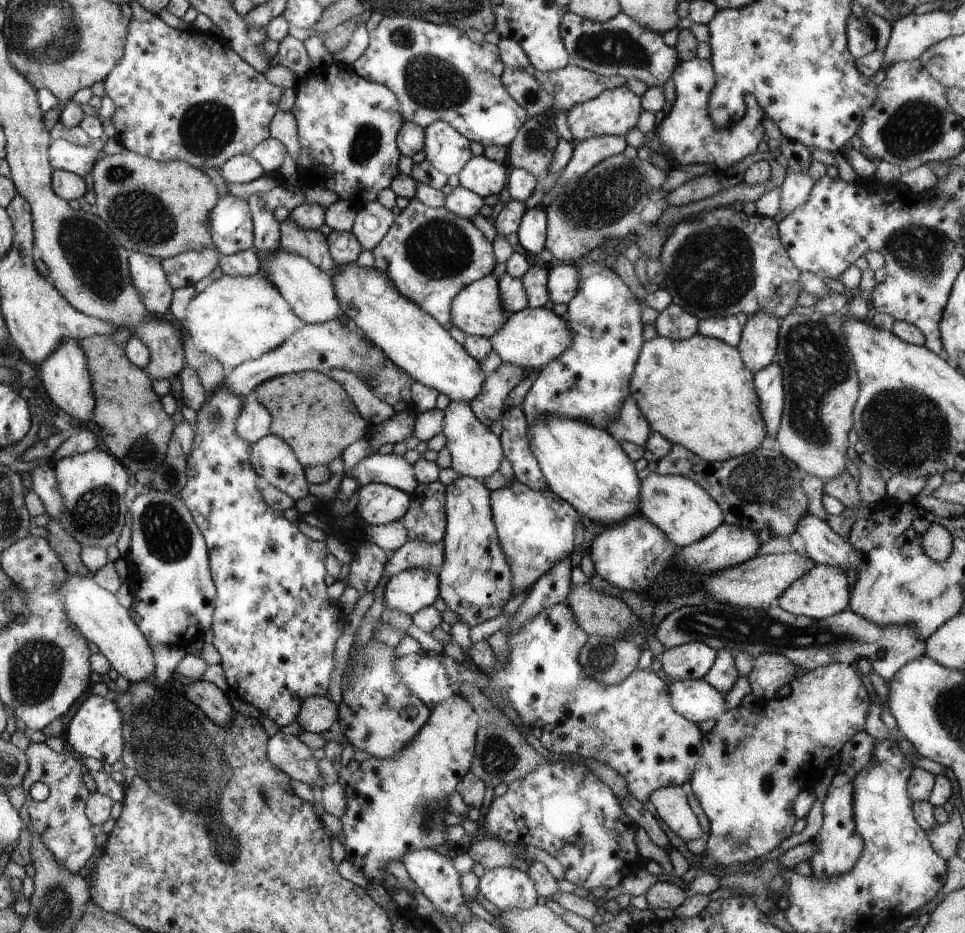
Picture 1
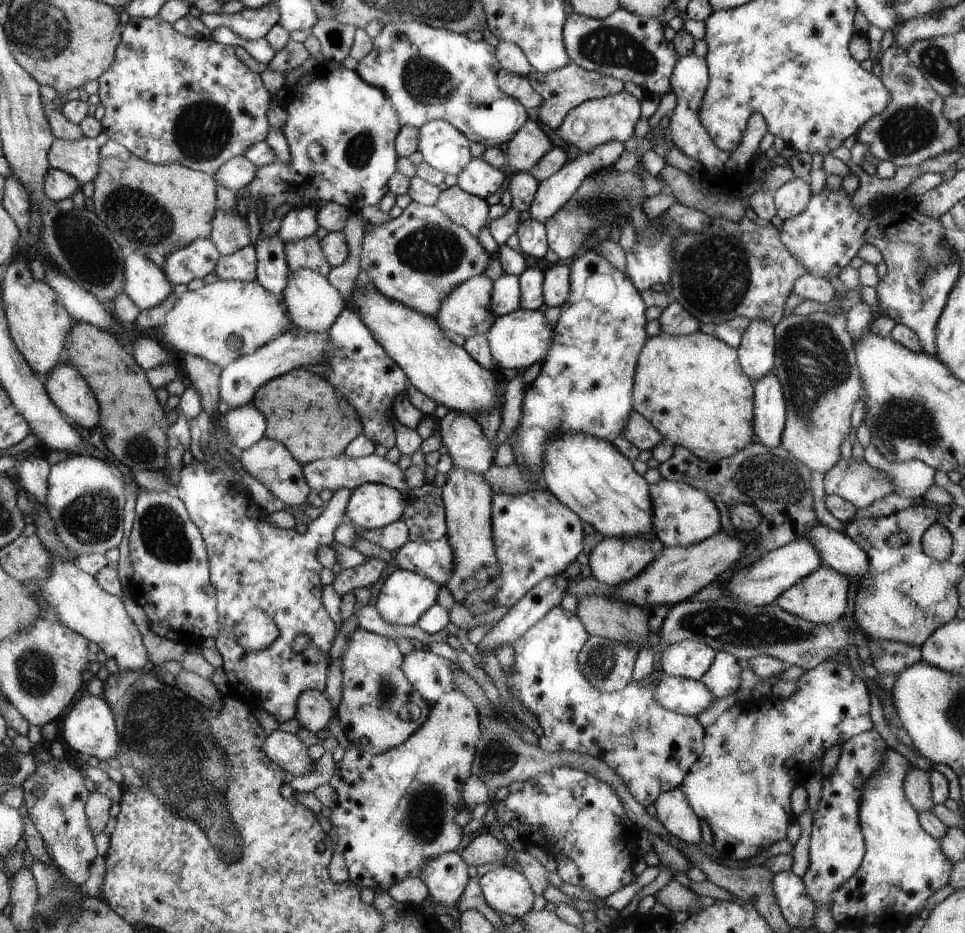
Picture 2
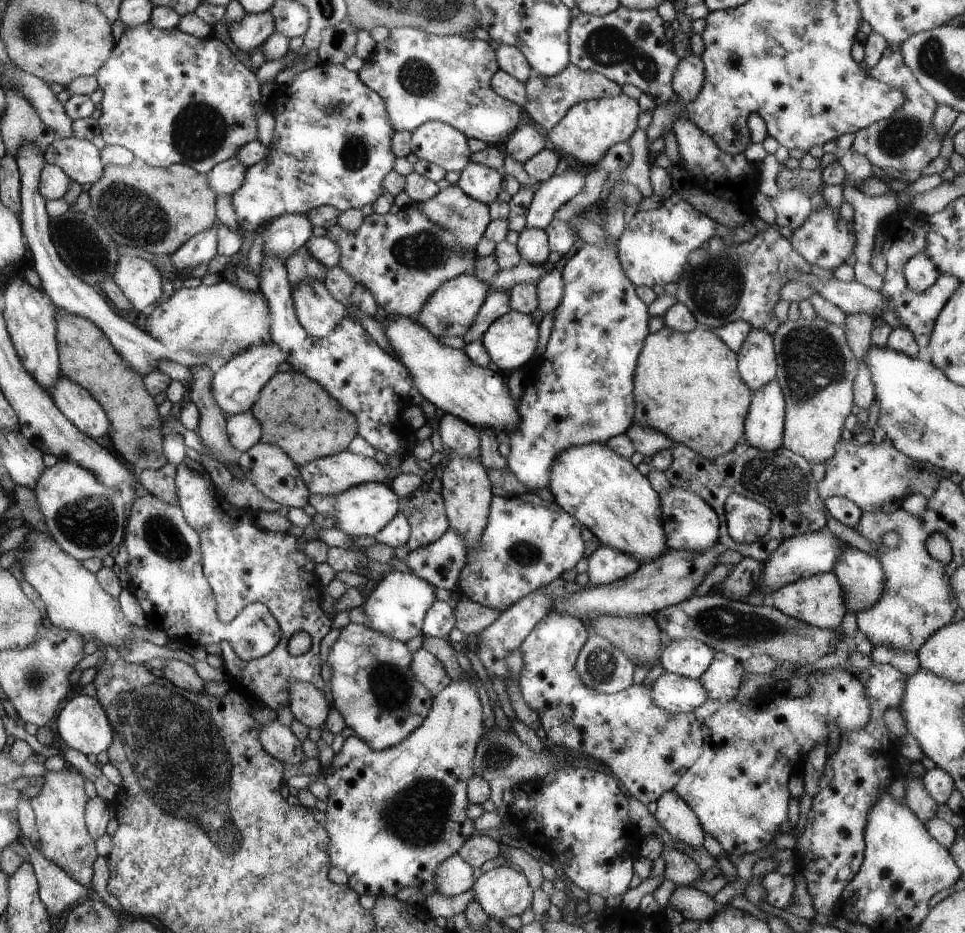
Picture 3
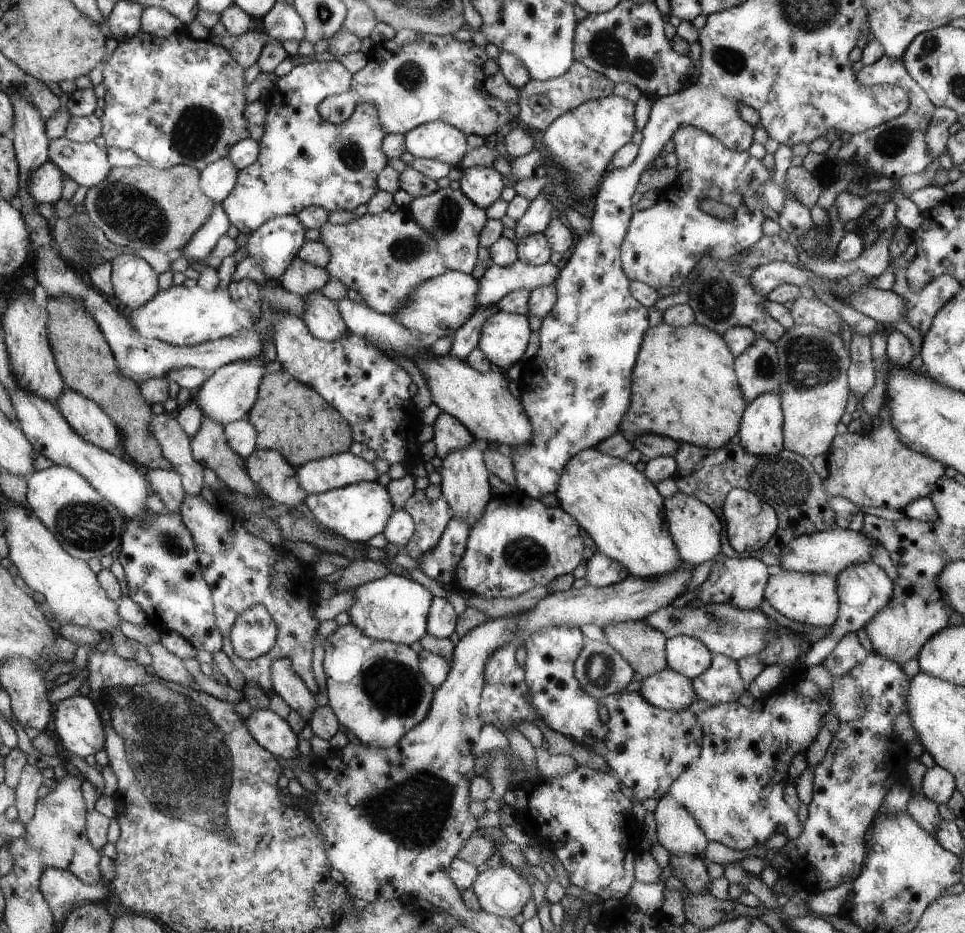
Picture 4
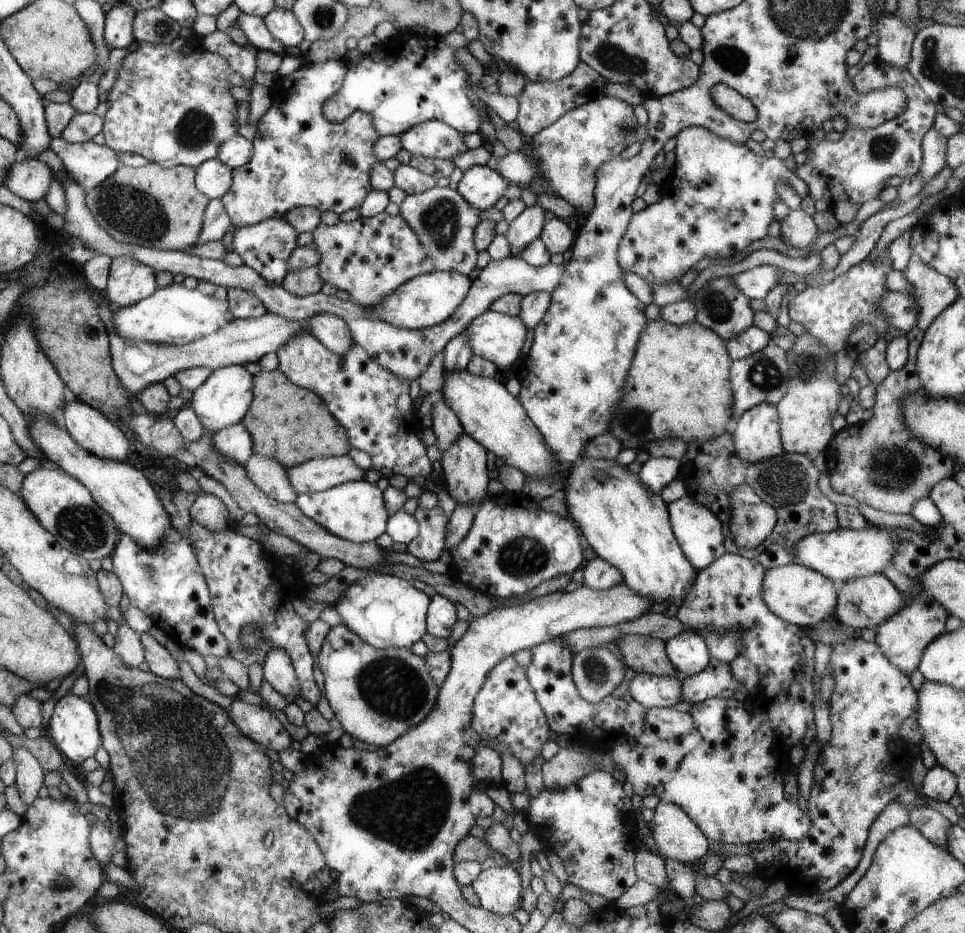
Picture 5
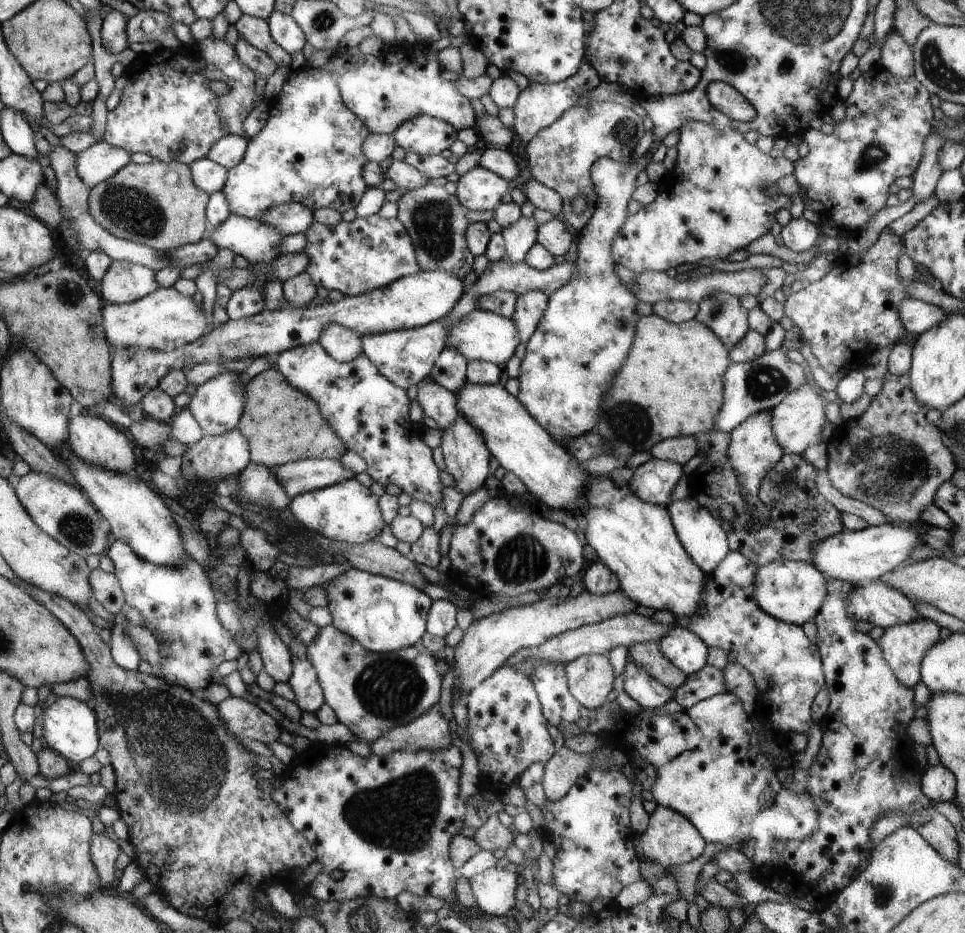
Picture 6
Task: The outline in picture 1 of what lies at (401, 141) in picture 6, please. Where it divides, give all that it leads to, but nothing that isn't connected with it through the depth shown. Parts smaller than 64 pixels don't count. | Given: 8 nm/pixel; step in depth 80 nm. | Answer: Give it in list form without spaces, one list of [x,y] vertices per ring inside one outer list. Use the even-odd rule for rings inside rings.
[[[438,121],[425,129],[422,151],[440,172],[457,175],[473,158],[470,140],[453,125]]]

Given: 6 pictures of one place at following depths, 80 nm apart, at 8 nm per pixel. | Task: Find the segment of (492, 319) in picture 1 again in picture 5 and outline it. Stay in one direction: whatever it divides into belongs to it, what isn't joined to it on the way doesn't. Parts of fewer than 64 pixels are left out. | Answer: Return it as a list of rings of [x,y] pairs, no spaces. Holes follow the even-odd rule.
[[[434,271],[418,275],[391,293],[378,307],[370,309],[390,324],[405,328],[424,330],[436,327],[450,319],[464,302],[473,286],[468,275],[456,271]]]

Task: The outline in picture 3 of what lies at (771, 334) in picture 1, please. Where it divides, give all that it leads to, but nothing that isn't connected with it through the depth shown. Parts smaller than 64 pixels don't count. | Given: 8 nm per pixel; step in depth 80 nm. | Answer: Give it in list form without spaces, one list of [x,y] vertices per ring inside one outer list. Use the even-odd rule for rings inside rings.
[[[752,329],[737,355],[739,375],[752,392],[776,379],[776,354],[773,336],[769,332]]]

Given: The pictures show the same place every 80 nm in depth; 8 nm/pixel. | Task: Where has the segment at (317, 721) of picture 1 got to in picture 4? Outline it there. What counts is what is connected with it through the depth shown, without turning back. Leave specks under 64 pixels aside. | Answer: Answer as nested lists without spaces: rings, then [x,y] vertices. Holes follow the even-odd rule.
[[[276,659],[273,664],[273,692],[280,696],[292,711],[296,711],[306,722],[317,709],[317,694],[302,680],[288,659]]]

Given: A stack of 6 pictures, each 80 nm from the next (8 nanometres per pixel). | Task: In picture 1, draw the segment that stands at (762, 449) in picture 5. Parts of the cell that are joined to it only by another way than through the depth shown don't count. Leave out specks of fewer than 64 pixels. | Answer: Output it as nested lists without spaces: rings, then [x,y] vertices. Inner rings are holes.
[[[774,360],[766,365],[766,368],[761,368],[754,374],[753,383],[756,387],[760,412],[767,428],[767,434],[775,438],[779,431],[785,405],[781,364]]]

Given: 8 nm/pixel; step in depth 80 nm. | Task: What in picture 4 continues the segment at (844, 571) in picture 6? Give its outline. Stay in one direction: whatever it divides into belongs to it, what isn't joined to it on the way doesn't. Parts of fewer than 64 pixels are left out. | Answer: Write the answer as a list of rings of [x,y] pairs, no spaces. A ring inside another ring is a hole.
[[[834,526],[830,530],[797,536],[782,546],[777,569],[802,574],[830,575],[836,578],[843,568],[862,561],[872,561],[872,555],[873,541],[869,537],[865,537],[861,532]]]

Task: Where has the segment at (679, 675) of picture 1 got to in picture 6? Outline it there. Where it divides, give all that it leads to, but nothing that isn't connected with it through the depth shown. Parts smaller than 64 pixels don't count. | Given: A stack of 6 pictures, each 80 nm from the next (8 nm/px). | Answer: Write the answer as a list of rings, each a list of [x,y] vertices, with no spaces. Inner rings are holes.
[[[676,626],[657,643],[666,658],[686,676],[704,668],[711,653],[709,646],[699,636],[684,627]]]

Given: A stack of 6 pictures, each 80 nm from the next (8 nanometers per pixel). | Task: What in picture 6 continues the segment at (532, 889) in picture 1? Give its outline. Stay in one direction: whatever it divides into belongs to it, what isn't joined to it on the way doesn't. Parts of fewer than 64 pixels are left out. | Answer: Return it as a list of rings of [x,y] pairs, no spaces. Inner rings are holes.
[[[494,867],[475,874],[469,881],[480,910],[489,915],[506,915],[514,908],[514,892],[518,888],[516,874]]]

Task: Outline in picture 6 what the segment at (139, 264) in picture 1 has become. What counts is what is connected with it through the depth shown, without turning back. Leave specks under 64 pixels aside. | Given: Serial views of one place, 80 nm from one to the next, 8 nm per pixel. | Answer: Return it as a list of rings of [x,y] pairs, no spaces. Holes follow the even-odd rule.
[[[112,261],[96,288],[104,303],[121,305],[148,296],[158,284],[153,269],[130,261]]]

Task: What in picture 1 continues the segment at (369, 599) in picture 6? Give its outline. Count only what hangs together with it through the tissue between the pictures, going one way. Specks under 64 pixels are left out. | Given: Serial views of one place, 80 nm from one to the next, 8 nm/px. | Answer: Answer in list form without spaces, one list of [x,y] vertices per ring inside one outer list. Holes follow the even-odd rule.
[[[413,568],[388,578],[384,602],[386,609],[400,610],[408,616],[431,607],[440,596],[440,577],[425,568]]]

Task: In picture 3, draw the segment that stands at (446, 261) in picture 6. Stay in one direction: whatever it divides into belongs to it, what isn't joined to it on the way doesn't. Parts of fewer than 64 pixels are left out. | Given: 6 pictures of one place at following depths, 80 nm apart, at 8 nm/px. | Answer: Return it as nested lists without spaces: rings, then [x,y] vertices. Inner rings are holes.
[[[450,185],[430,200],[418,203],[426,217],[454,233],[465,249],[474,249],[490,224],[489,205]]]

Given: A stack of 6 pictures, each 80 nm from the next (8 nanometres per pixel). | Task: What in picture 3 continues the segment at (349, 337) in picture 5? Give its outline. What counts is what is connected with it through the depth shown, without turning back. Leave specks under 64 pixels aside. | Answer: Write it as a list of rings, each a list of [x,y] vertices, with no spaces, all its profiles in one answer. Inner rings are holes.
[[[302,281],[293,287],[292,295],[298,320],[312,336],[328,336],[347,314],[347,308],[332,296],[324,281]]]

